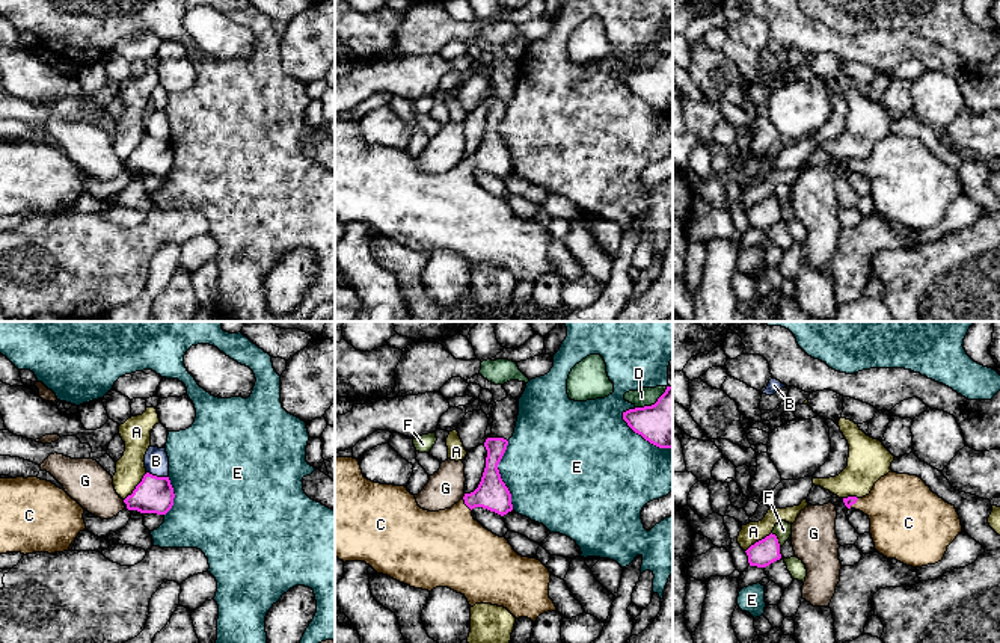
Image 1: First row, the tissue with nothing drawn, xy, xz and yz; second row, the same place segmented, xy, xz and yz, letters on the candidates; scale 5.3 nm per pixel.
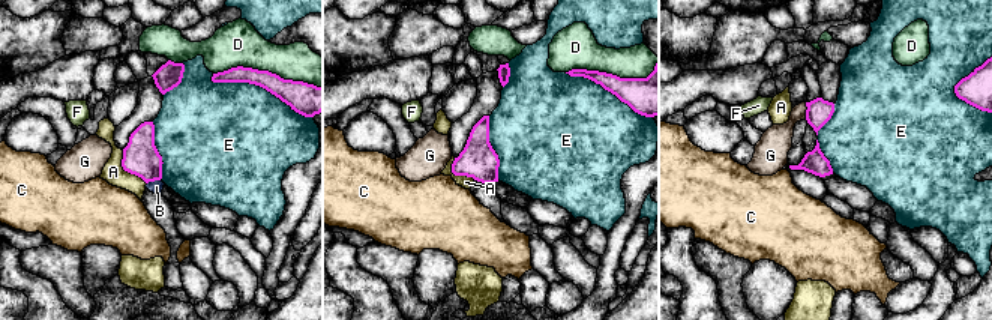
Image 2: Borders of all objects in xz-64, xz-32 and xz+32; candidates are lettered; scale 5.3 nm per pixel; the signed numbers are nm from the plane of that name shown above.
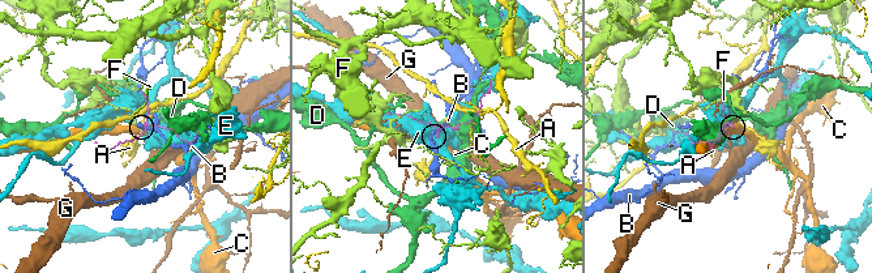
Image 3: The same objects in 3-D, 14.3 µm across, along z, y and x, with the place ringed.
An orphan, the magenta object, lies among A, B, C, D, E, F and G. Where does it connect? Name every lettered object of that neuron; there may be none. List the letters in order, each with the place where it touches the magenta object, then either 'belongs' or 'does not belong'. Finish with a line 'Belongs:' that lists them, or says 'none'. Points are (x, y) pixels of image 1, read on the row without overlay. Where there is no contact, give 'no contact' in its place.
A: meets magenta in xy at (136, 148); does not belong
B: meets magenta in xy at (156, 138); does not belong
C: meets magenta in xz at (465, 165); belongs
D: meets magenta in xz at (652, 67); does not belong
E: meets magenta in xz at (644, 100); does not belong
F: meets magenta in yz at (777, 201); does not belong
G: meets magenta in xz at (465, 157); does not belong
Belongs: C

